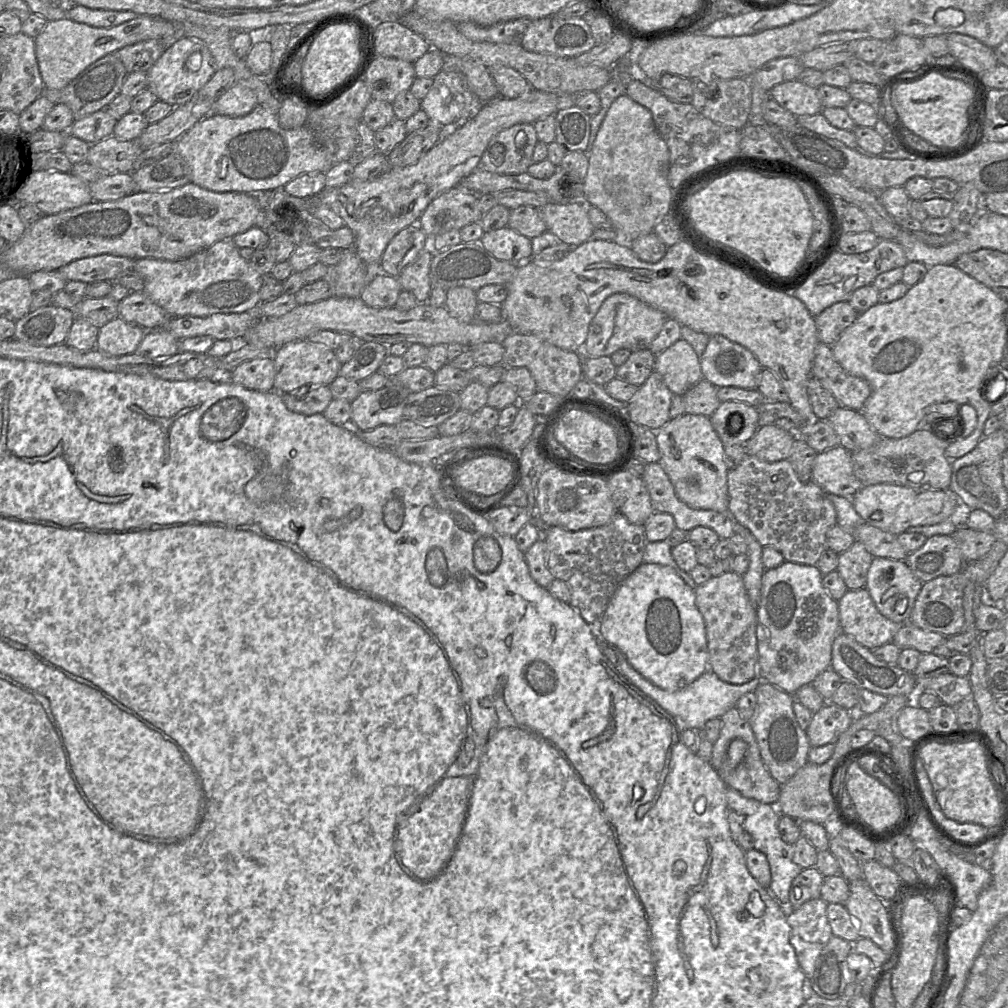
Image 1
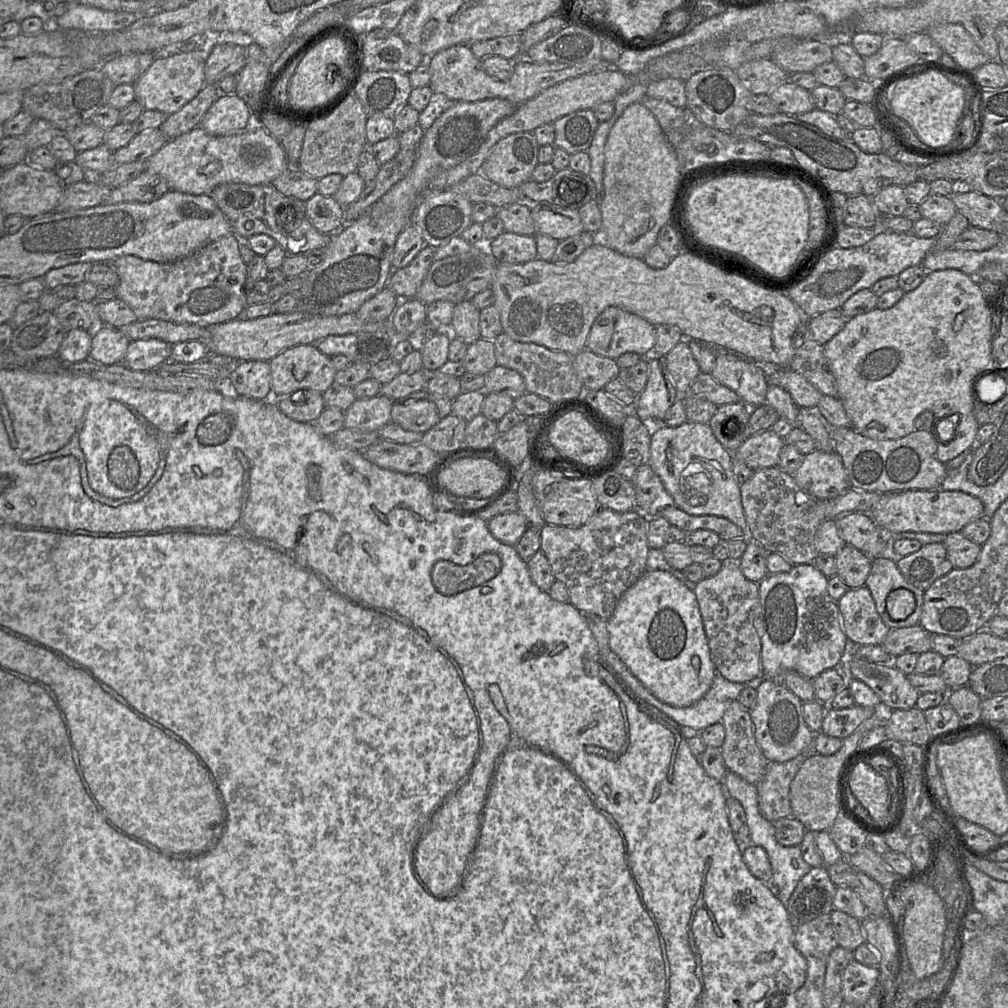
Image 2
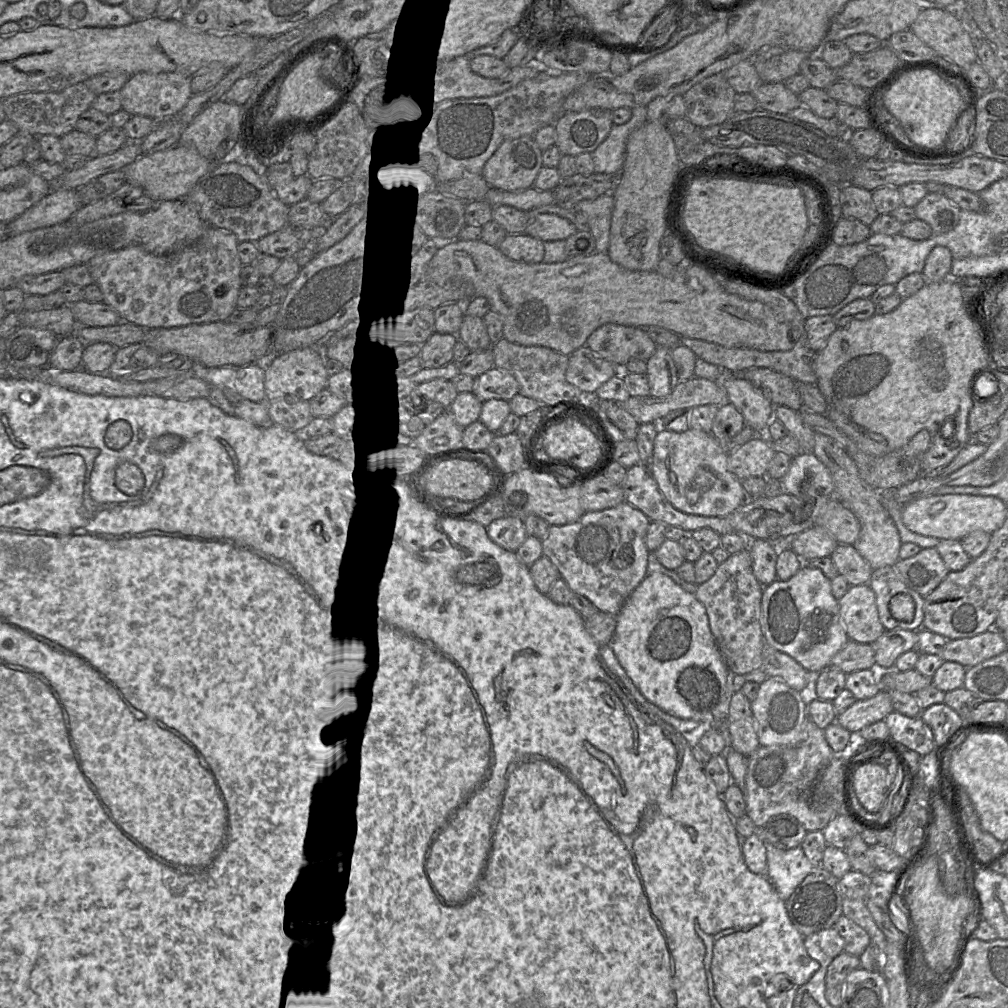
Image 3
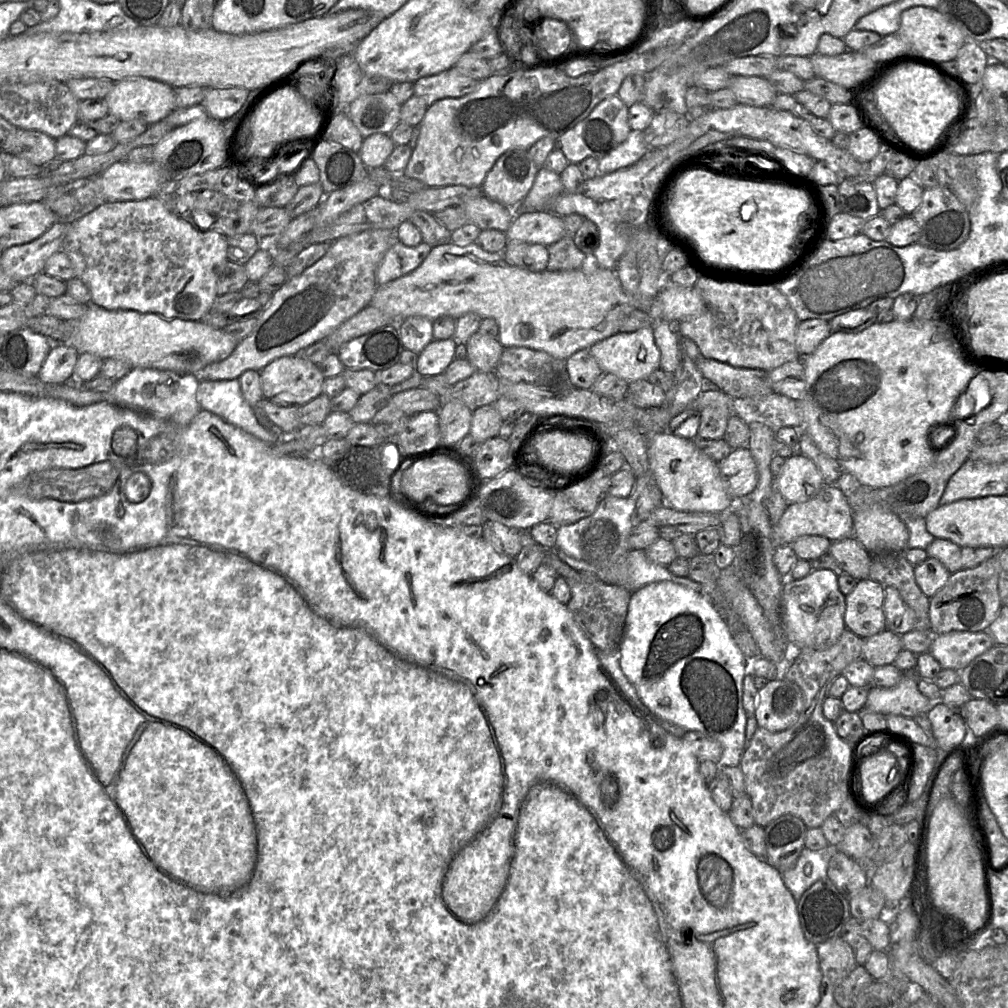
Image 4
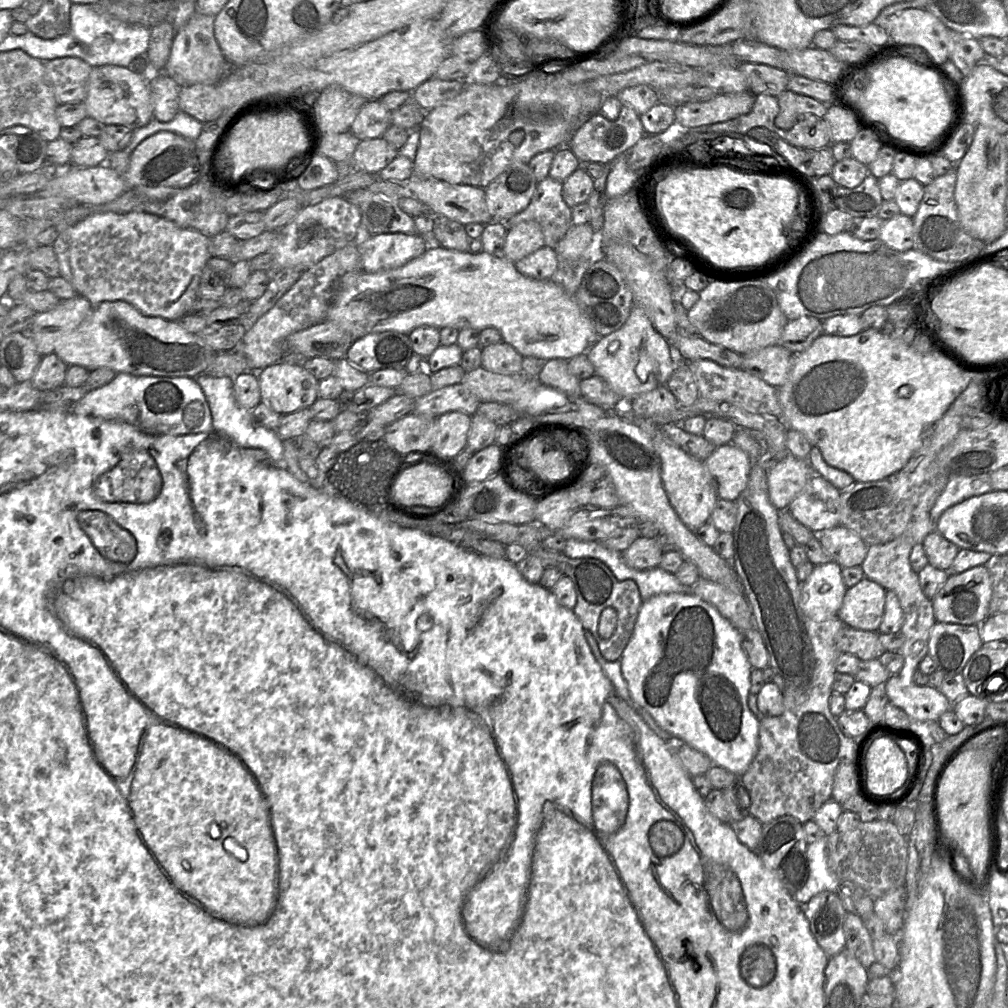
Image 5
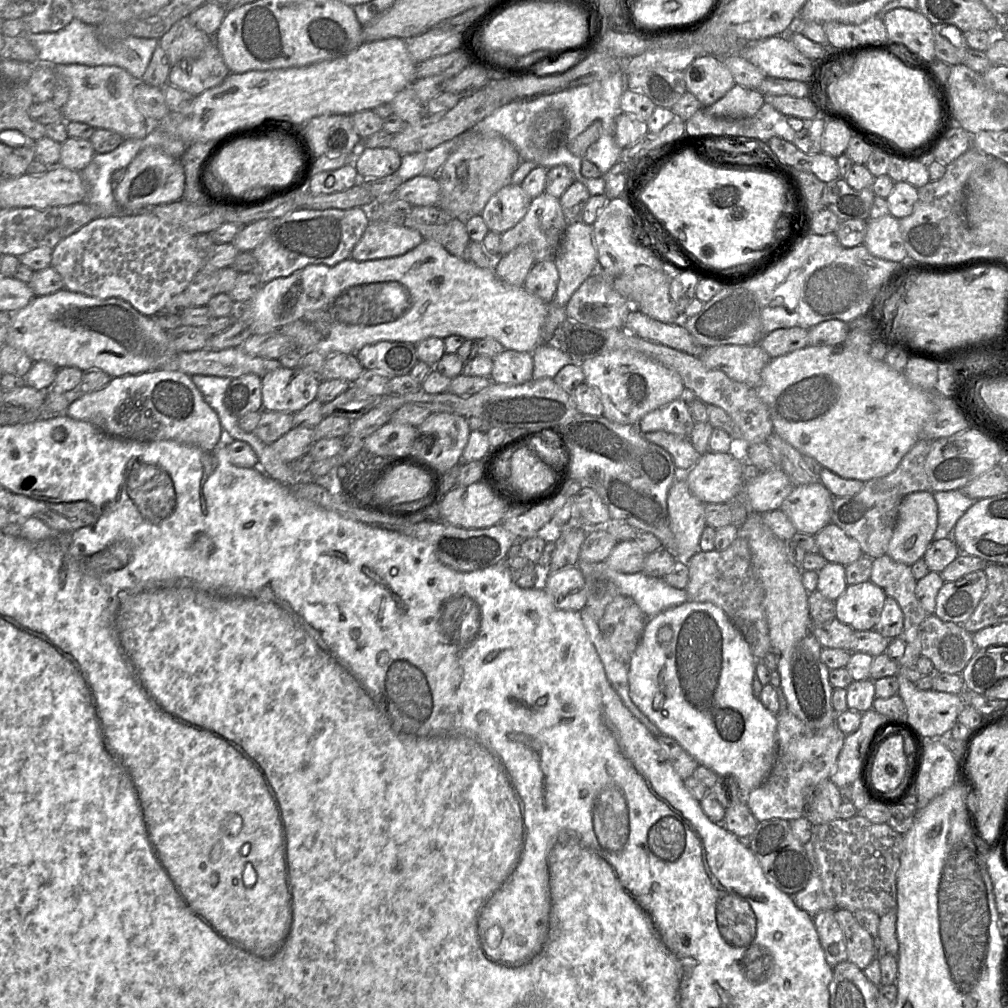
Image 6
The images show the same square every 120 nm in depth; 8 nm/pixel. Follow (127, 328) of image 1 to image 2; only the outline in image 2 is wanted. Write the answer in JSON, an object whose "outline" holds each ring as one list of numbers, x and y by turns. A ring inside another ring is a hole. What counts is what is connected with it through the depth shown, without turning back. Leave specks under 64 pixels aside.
{"outline":[[101,325,93,333,89,359,102,365,122,363,129,344,120,329]]}

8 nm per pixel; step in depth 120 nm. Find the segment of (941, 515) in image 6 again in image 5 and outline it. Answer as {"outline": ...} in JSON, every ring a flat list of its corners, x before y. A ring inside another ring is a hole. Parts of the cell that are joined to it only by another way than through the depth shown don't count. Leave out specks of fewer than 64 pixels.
{"outline":[[990,474,949,477,949,480,930,510,933,529,941,514,949,507,974,496,992,491]]}

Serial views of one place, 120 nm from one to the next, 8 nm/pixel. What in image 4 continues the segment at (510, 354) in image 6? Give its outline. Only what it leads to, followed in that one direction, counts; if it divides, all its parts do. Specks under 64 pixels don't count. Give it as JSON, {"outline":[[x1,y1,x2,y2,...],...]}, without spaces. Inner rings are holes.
{"outline":[[474,333,465,343,467,359,477,372,494,372,504,347,498,339]]}

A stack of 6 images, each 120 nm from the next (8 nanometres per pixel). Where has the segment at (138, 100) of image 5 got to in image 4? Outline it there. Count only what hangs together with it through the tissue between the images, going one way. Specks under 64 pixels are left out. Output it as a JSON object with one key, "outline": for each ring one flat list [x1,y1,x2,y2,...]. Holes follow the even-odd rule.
{"outline":[[143,76,114,82,104,98,109,114,121,121,140,119,150,125,163,120,176,109,175,88]]}

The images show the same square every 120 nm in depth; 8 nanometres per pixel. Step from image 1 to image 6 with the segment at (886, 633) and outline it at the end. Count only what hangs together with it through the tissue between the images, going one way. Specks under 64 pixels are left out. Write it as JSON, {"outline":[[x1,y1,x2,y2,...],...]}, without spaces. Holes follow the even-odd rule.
{"outline":[[871,581,848,585,835,601,836,618,854,631,873,630,882,613,885,592]]}

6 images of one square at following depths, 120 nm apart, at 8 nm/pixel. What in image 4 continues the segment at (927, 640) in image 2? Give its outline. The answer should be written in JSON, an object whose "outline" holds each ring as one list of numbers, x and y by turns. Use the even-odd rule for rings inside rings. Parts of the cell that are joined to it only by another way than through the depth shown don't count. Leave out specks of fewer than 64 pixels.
{"outline":[[884,630,863,639,862,658,873,667,889,665,894,662,901,650,901,635]]}

